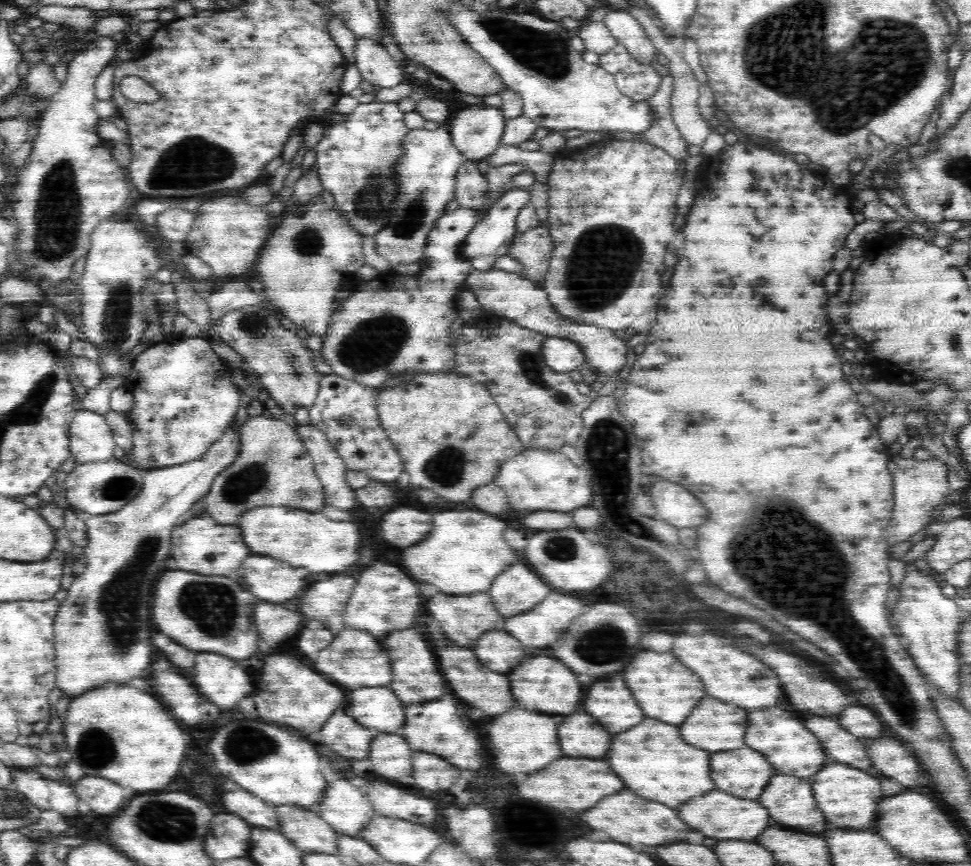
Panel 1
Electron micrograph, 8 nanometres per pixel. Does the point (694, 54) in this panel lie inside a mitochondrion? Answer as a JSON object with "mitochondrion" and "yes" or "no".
{"mitochondrion":"no"}

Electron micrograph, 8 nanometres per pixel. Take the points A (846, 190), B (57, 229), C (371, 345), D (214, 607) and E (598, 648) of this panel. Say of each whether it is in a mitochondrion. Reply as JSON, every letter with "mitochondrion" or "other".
{"A":"other","B":"mitochondrion","C":"mitochondrion","D":"mitochondrion","E":"mitochondrion"}

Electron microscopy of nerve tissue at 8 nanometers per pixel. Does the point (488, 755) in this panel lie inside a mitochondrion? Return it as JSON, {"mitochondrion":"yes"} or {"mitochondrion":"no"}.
{"mitochondrion":"no"}

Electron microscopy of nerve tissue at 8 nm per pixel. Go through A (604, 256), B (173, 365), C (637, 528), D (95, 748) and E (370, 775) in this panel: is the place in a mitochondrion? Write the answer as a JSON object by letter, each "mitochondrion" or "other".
{"A":"mitochondrion","B":"other","C":"mitochondrion","D":"mitochondrion","E":"other"}

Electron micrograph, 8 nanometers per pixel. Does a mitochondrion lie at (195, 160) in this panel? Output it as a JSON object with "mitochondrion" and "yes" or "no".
{"mitochondrion":"yes"}

